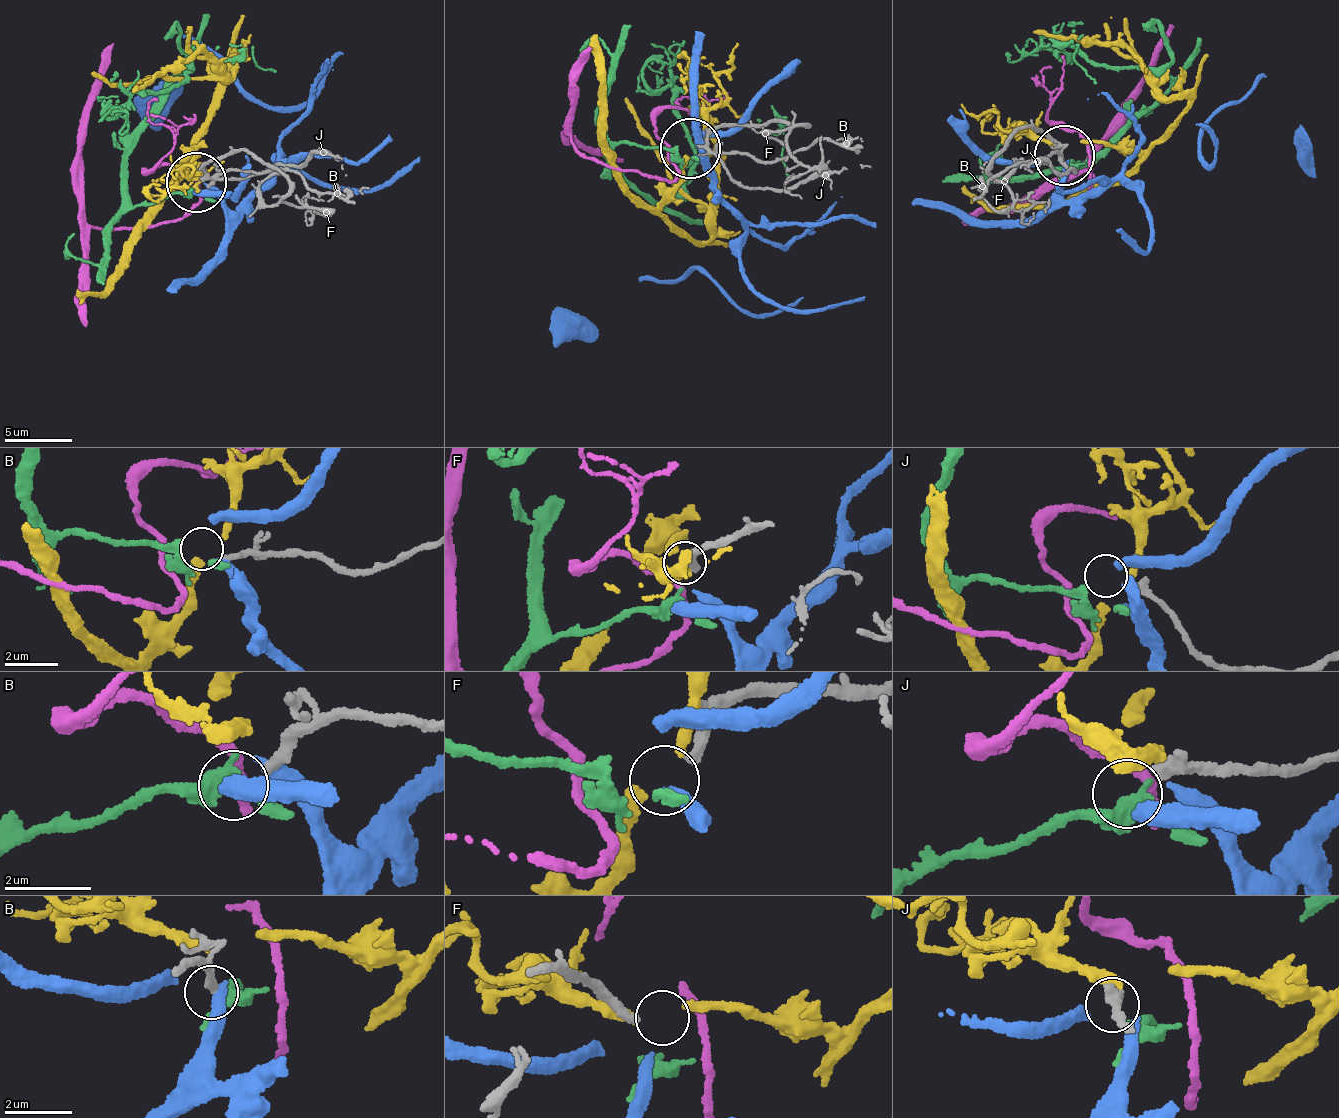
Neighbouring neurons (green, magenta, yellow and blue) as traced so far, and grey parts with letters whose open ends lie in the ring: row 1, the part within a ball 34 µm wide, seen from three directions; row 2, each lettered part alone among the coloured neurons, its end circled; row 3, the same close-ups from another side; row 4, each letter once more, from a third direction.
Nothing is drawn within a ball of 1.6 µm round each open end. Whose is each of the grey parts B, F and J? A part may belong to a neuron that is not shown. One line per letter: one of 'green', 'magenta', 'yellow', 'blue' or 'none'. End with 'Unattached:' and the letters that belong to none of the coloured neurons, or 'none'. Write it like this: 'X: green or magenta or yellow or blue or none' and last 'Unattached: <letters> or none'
B: none
F: none
J: none
Unattached: B, F, J

